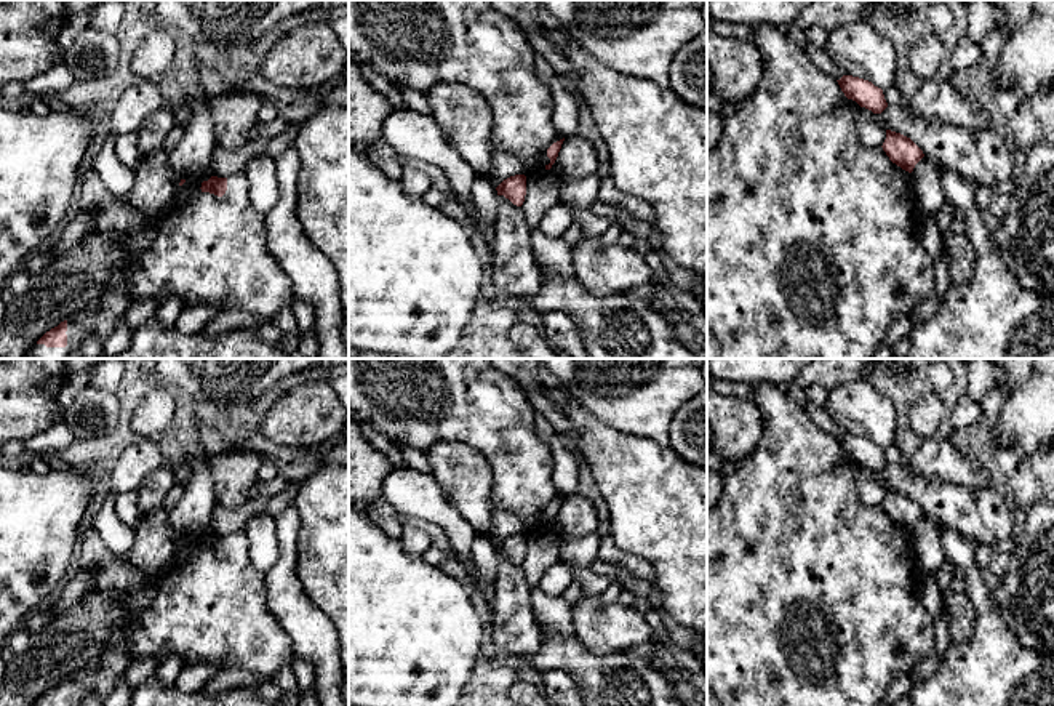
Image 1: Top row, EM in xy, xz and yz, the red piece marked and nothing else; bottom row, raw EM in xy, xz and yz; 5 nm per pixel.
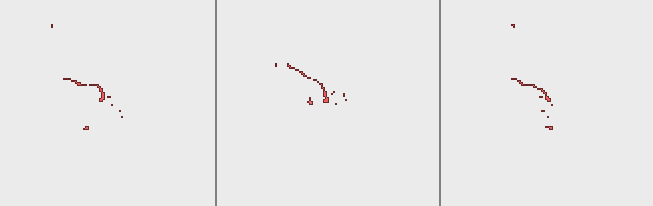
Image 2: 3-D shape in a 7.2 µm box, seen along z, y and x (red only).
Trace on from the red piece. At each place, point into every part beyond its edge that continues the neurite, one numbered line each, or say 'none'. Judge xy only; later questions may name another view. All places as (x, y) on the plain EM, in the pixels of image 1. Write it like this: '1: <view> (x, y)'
1: xy (211, 609)

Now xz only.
1: xz (416, 402)

